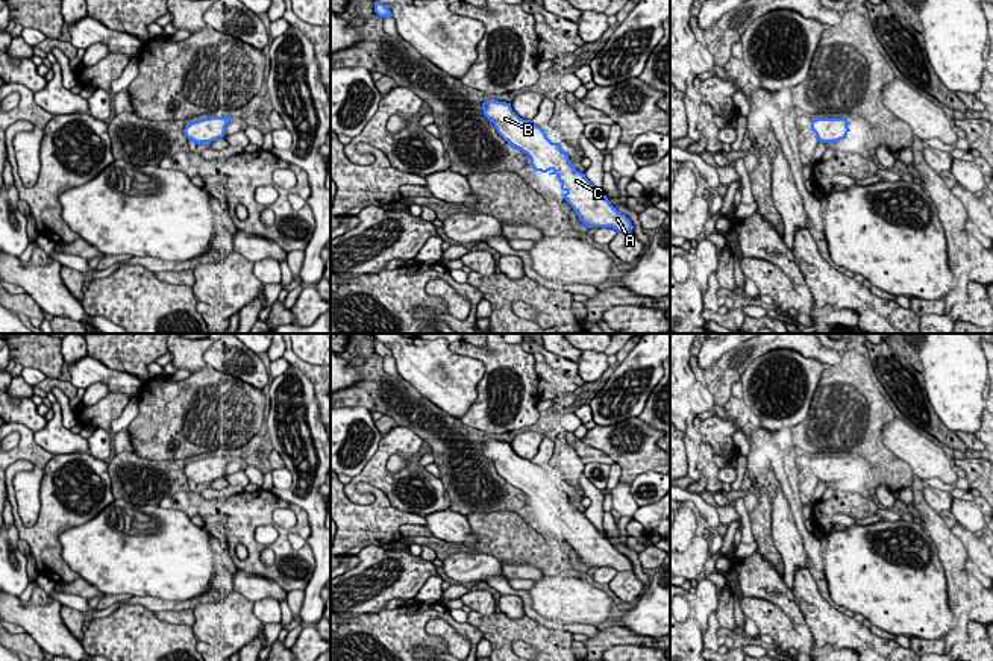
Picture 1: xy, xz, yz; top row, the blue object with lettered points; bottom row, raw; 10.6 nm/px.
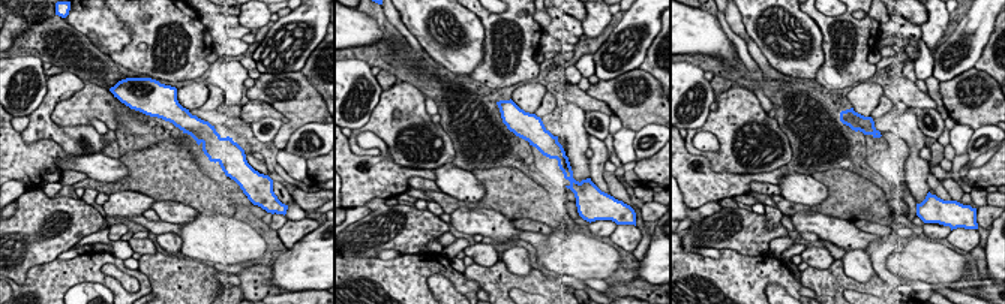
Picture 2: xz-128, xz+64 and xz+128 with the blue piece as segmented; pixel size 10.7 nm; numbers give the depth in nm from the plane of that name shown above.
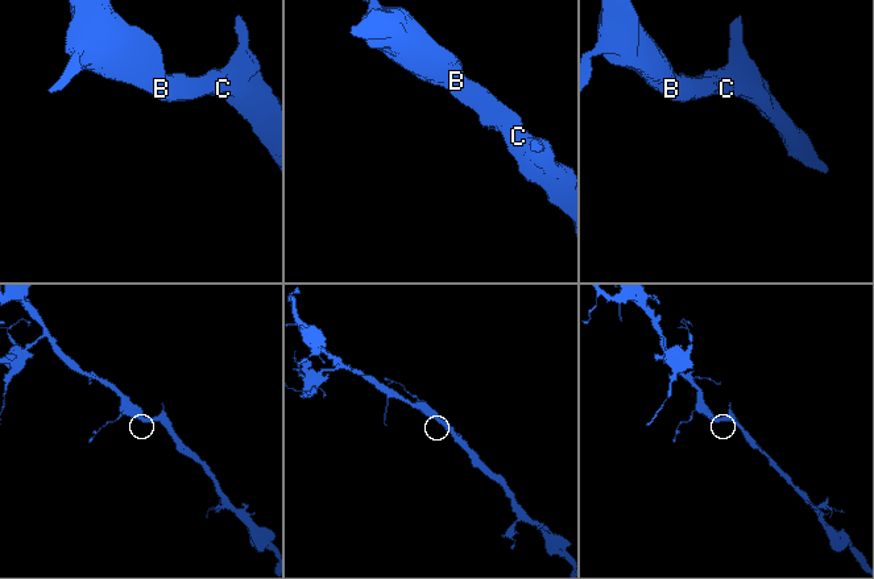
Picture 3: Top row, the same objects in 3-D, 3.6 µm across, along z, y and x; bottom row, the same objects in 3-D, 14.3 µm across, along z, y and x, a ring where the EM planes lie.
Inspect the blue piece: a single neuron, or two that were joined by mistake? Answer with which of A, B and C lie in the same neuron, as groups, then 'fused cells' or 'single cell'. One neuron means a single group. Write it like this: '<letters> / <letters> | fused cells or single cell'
A B C | single cell

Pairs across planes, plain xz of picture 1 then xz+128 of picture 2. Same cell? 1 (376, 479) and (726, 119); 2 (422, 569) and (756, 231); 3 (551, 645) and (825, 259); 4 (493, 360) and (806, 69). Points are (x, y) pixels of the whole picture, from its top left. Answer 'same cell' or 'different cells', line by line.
1: same cell
2: same cell
3: different cells
4: different cells

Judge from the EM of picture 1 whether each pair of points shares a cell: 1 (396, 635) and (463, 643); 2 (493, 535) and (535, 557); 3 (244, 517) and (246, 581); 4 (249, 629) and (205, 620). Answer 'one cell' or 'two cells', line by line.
1: two cells
2: one cell
3: two cells
4: one cell

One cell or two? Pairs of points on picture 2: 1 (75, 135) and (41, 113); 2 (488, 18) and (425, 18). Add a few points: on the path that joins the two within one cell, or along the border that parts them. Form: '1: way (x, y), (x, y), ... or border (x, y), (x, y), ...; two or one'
1: way (66, 135), (57, 134), (45, 122); one
2: border (476, 15), (483, 26), (483, 53); two

